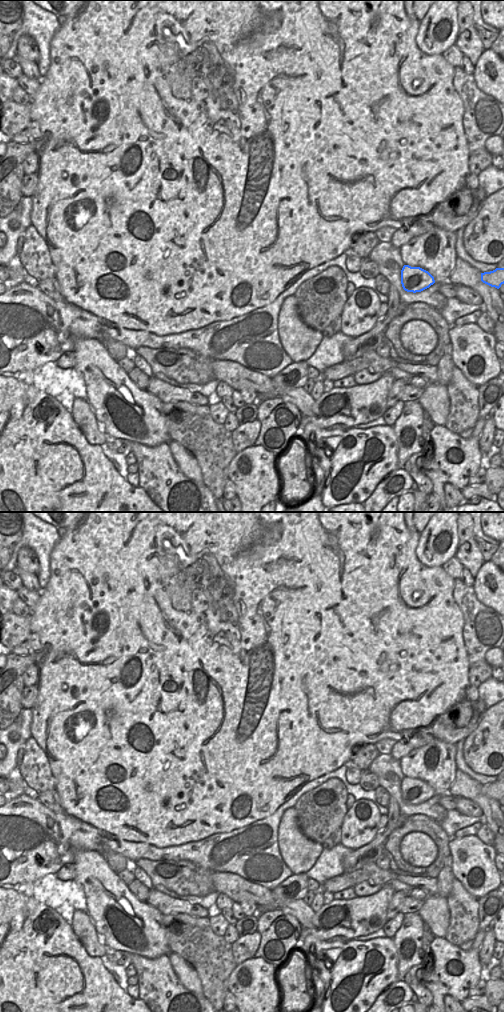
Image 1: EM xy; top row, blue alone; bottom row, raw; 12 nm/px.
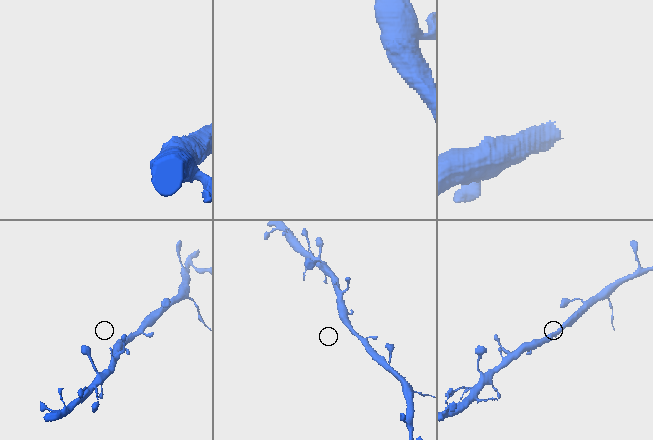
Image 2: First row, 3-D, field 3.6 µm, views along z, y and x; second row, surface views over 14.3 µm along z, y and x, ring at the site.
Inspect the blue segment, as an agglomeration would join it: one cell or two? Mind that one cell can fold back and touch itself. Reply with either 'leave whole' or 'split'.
leave whole

